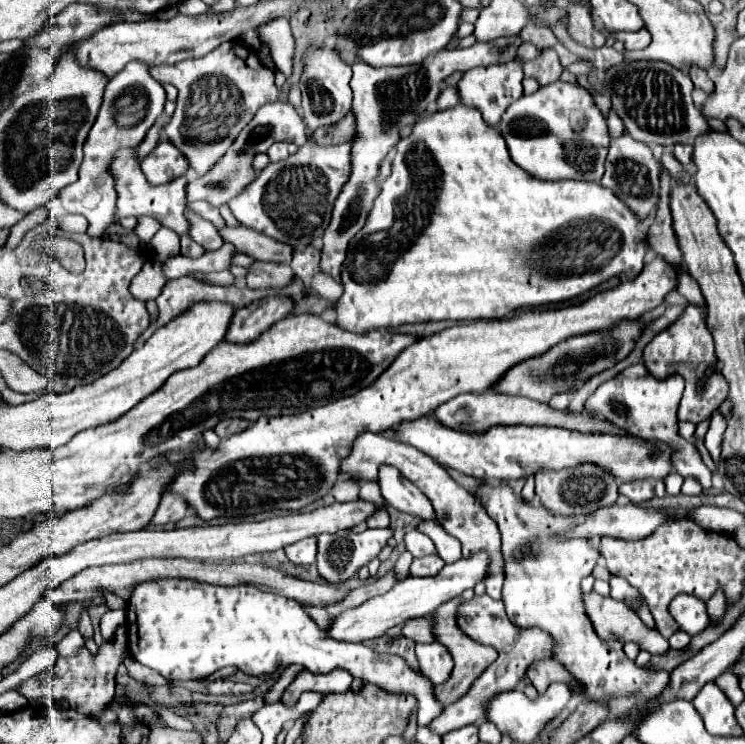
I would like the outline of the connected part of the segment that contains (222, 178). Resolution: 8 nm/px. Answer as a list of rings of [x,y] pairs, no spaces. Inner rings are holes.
[[[275,101],[275,103],[263,105],[257,111],[257,115],[253,117],[253,121],[239,133],[237,141],[229,147],[225,157],[221,157],[221,161],[205,177],[197,177],[187,185],[187,201],[193,203],[193,201],[205,199],[215,207],[229,203],[233,197],[237,197],[255,179],[255,171],[251,169],[253,157],[257,153],[267,151],[275,142],[295,143],[299,147],[307,143],[305,123],[303,123],[301,115],[295,111],[295,107],[289,105],[287,101]]]

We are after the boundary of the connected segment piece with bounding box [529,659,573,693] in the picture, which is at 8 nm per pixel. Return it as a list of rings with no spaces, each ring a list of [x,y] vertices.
[[[545,659],[545,661],[535,661],[531,667],[529,667],[529,679],[533,681],[535,689],[539,693],[545,691],[545,687],[553,681],[561,681],[561,673],[565,673],[565,681],[567,683],[573,683],[573,677],[561,669],[561,663],[553,661],[553,659]]]

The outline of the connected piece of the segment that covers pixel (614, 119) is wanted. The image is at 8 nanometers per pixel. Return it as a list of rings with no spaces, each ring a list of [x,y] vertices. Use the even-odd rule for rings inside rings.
[[[609,109],[609,115],[607,115],[607,123],[609,123],[609,131],[611,131],[611,139],[623,135],[623,121],[615,115],[613,109]]]

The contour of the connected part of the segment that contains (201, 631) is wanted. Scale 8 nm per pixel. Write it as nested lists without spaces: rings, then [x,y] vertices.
[[[157,579],[141,583],[127,605],[127,635],[129,635],[129,651],[133,659],[139,663],[159,671],[165,679],[181,681],[181,679],[205,679],[223,667],[237,667],[245,675],[263,677],[275,673],[281,665],[299,663],[305,665],[313,673],[329,673],[337,667],[347,669],[353,677],[375,683],[387,691],[399,691],[415,695],[419,701],[417,725],[429,725],[441,711],[441,703],[433,695],[433,685],[419,671],[413,671],[401,657],[377,655],[363,643],[345,643],[333,641],[333,637],[325,637],[325,631],[317,627],[317,623],[303,611],[303,607],[295,599],[287,599],[275,593],[265,593],[251,585],[237,587],[215,587],[207,583],[197,583],[189,579]]]

